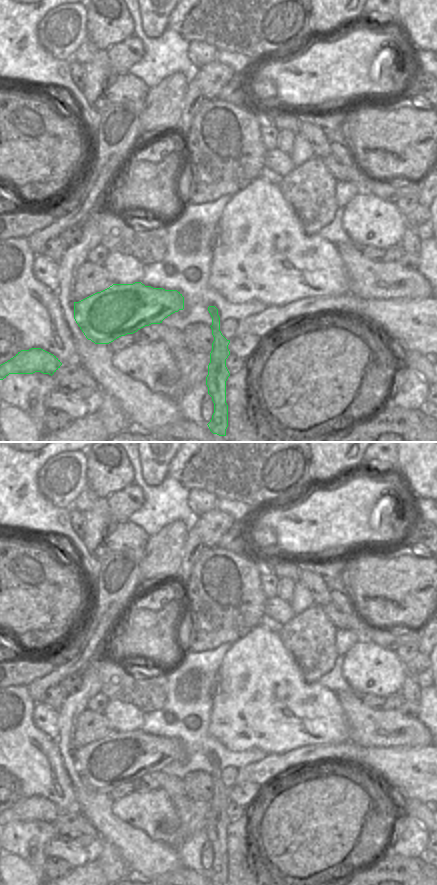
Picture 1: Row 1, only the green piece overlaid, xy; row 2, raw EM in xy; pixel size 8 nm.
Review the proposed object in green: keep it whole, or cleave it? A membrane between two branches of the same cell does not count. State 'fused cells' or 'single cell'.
single cell

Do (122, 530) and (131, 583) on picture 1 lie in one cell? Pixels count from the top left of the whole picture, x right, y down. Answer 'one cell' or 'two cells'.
two cells

